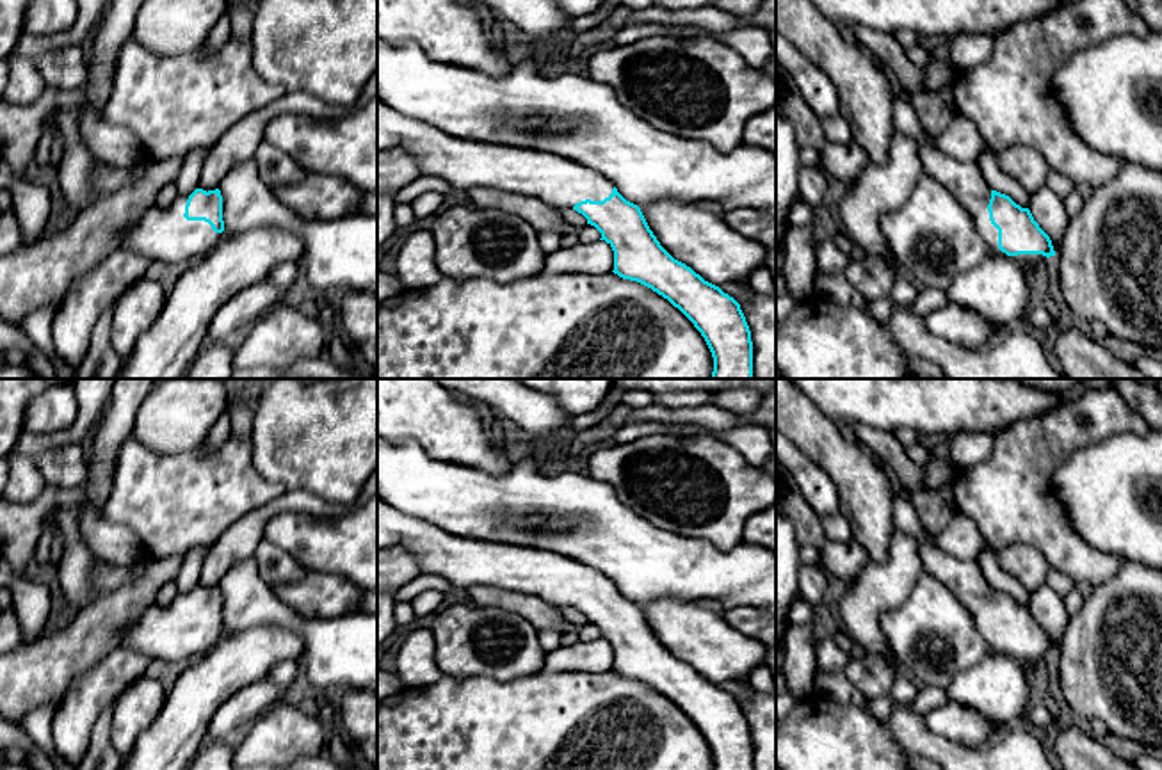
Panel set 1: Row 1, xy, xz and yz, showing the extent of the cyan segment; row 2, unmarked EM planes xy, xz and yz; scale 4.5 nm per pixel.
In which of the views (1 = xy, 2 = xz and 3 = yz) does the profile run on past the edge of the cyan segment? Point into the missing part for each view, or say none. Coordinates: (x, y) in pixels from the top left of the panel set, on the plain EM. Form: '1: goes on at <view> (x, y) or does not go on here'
1: goes on at xy (164, 633)
2: goes on at xz (559, 580)
3: goes on at yz (965, 578)

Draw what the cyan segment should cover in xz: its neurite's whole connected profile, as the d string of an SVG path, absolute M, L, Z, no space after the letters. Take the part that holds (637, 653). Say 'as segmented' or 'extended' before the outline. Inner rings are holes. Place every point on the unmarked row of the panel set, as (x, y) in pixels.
extended; M377 498L377 551L402 548L418 562L420 573L443 576L452 587L498 587L532 594L552 606L573 606L594 624L614 649L614 672L637 679L678 706L701 731L714 770L753 770L751 729L740 702L719 685L705 679L685 662L674 658L650 628L641 606L626 599L609 576L575 558L536 546L489 544L456 537L445 530L406 516Z

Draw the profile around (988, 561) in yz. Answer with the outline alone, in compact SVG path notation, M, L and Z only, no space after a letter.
M991 546L979 555L977 564L991 589L1009 594L1021 606L1029 606L1027 589L1002 569L998 555Z

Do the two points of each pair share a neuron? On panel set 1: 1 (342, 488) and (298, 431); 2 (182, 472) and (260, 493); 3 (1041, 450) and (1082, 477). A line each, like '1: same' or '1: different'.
1: same
2: same
3: different

